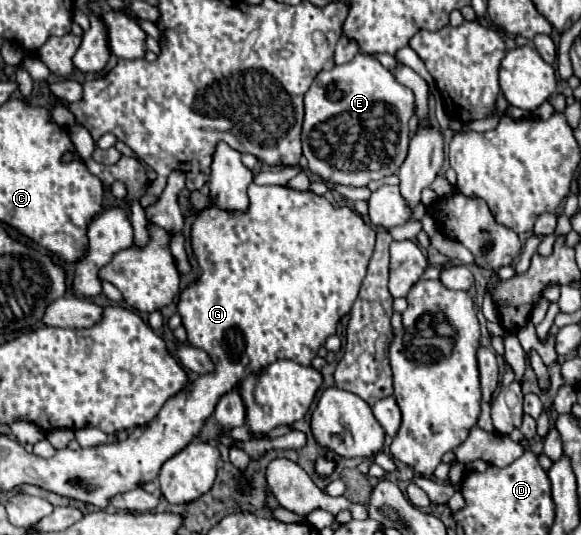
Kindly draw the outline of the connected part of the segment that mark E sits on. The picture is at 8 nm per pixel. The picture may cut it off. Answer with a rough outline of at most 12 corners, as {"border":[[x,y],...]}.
{"border":[[376,58],[320,72],[302,150],[324,182],[396,174],[414,94]]}

